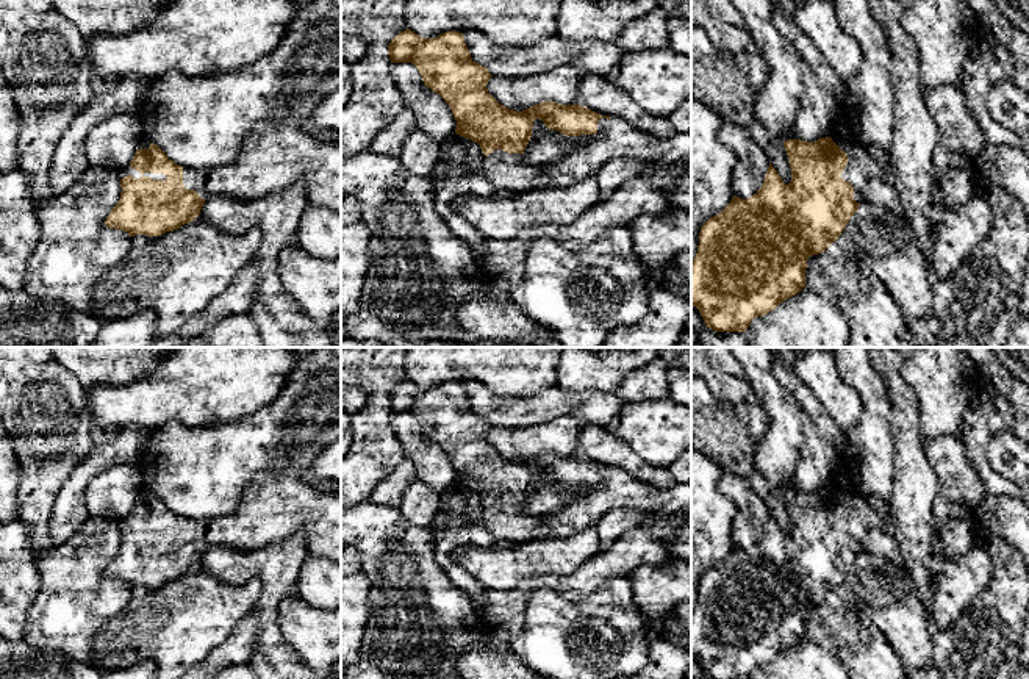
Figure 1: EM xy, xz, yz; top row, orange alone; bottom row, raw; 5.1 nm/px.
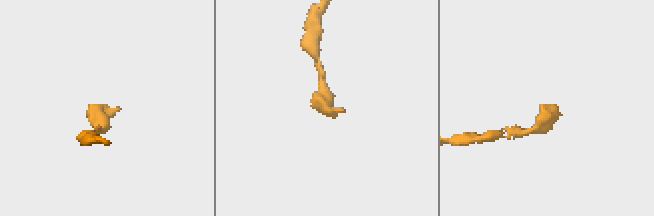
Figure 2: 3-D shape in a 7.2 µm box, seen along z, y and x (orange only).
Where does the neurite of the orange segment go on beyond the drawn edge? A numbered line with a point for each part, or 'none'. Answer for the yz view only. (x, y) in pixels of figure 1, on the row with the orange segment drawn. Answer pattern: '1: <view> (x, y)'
1: yz (860, 168)

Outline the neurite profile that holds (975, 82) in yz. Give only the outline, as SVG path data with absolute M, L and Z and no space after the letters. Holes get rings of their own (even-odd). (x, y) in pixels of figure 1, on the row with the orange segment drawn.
M974 25L971 50L963 63L960 84L965 105L987 144L1020 147L1020 138L998 124L988 113L987 94L996 81L1010 81L1029 95L1029 67L1015 59L984 25Z

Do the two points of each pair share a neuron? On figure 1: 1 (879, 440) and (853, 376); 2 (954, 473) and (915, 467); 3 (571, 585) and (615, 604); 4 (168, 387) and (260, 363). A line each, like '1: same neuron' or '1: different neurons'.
1: same neuron
2: different neurons
3: different neurons
4: same neuron

